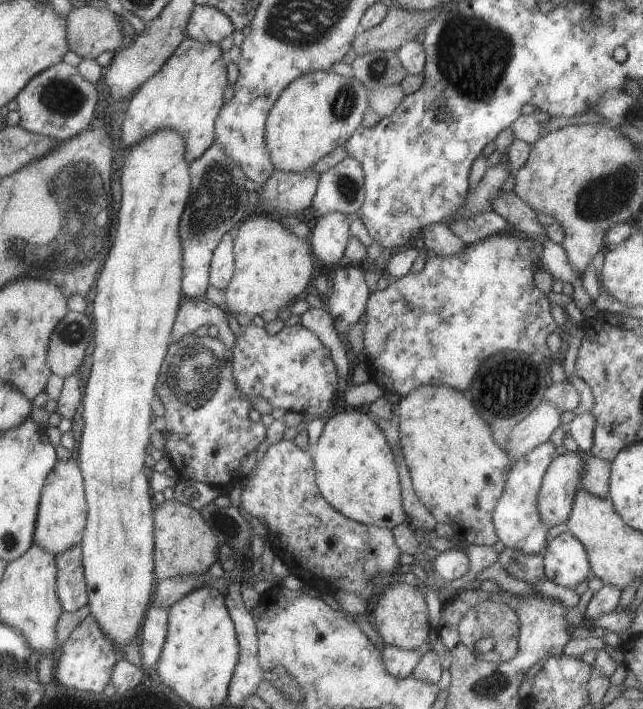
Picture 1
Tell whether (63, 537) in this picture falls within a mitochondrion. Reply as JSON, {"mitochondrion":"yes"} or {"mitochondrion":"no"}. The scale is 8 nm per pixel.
{"mitochondrion":"no"}

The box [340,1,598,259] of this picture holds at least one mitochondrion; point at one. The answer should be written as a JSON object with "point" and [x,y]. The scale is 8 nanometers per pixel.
{"point":[472,56]}

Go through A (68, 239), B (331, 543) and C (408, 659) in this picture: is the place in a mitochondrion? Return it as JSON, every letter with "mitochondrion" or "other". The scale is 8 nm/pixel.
{"A":"mitochondrion","B":"other","C":"other"}

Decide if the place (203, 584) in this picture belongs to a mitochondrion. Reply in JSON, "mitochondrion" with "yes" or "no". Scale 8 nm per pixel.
{"mitochondrion":"no"}

